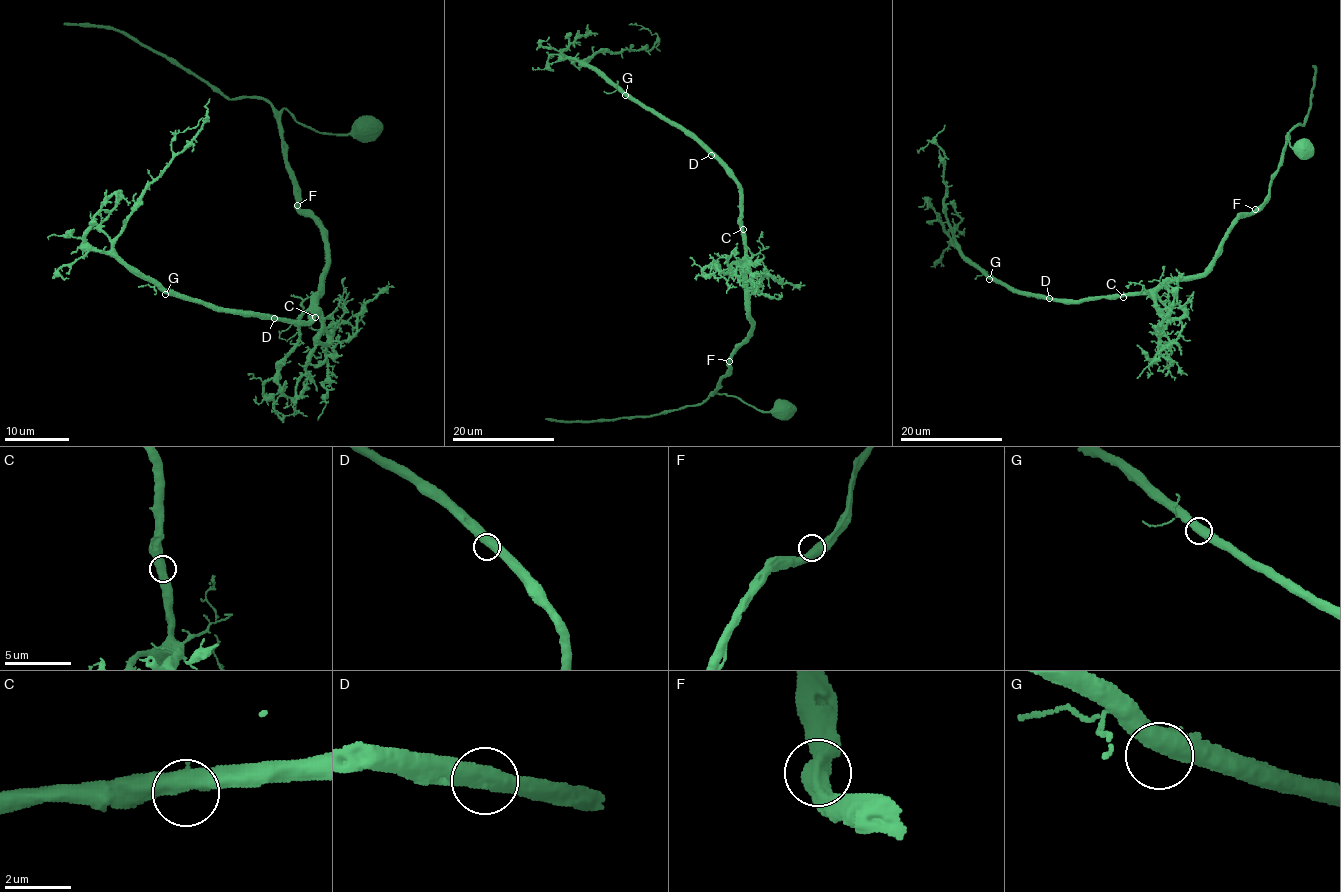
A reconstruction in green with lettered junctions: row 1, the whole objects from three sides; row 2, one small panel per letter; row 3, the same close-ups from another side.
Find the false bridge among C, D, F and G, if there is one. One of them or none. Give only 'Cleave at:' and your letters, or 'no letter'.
Cleave at: no letter

